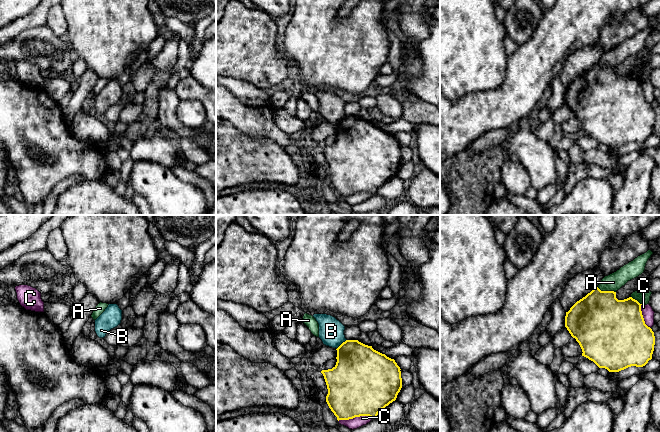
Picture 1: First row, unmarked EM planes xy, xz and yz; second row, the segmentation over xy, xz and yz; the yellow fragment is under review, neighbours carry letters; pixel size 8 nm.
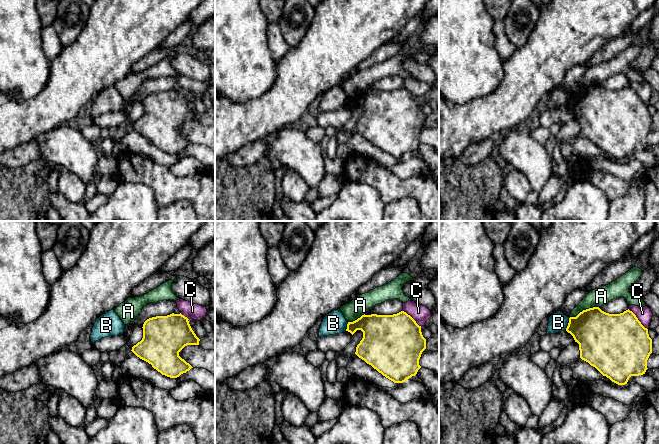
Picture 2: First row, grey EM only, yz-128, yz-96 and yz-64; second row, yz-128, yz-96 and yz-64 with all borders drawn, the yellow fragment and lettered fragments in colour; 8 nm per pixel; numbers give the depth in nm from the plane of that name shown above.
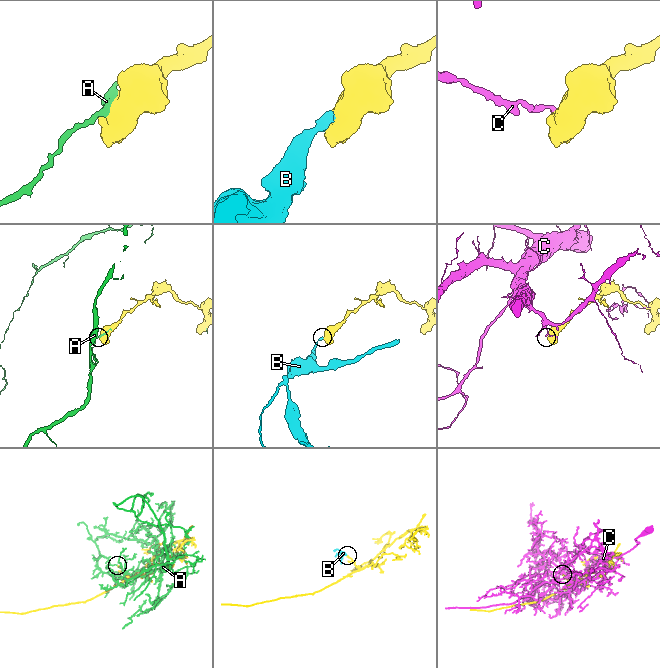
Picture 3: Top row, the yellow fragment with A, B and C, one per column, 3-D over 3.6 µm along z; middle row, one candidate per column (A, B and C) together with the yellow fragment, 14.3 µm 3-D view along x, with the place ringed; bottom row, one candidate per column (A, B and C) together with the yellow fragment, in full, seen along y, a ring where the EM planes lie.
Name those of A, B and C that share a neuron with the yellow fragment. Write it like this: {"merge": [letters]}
{"merge": []}

